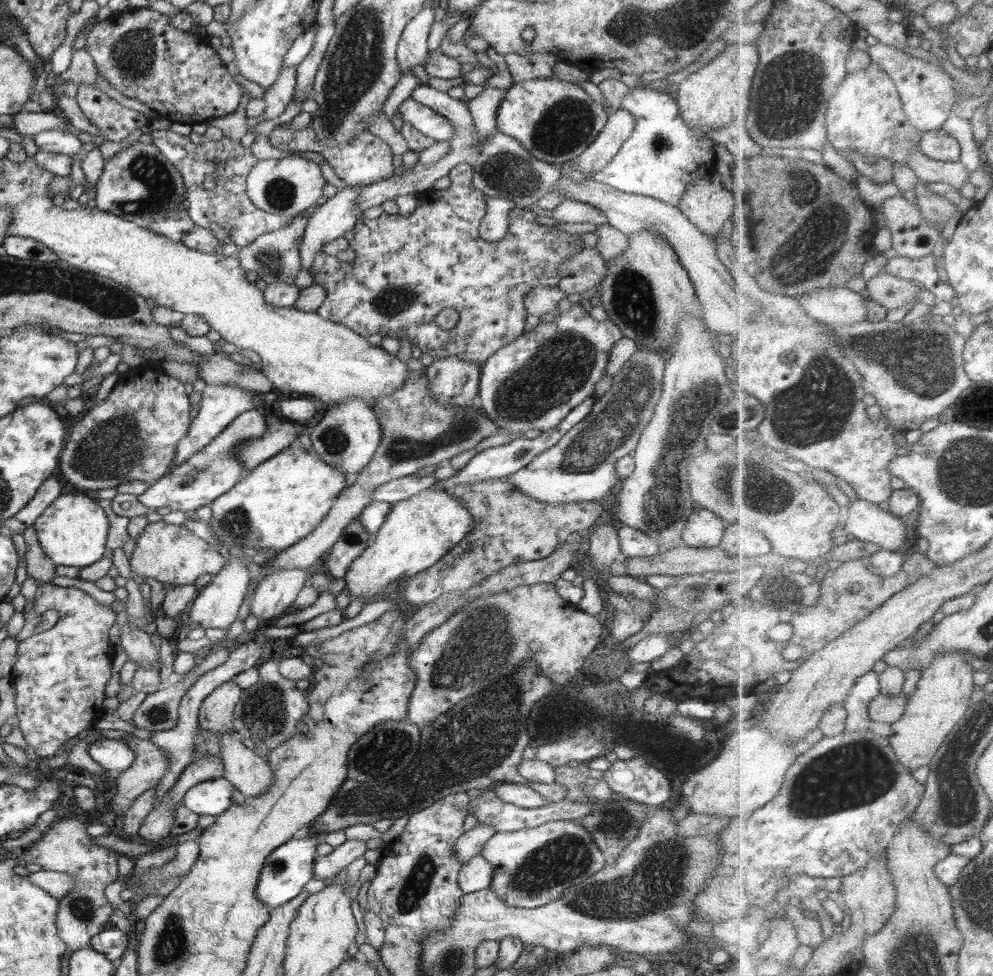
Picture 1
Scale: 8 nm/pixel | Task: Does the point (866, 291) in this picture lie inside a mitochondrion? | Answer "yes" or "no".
no

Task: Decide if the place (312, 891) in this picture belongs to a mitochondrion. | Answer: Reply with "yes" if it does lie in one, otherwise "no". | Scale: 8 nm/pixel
no

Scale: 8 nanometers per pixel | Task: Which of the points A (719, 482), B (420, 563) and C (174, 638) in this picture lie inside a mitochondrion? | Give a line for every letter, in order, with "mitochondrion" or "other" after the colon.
A: mitochondrion
B: other
C: other

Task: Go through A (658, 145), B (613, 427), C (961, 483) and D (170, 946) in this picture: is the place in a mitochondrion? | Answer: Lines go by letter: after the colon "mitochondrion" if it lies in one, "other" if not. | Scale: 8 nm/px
A: mitochondrion
B: mitochondrion
C: mitochondrion
D: mitochondrion

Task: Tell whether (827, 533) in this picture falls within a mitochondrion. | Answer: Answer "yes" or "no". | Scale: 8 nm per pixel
no

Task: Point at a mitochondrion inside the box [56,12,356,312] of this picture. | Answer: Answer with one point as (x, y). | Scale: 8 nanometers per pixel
(162, 190)

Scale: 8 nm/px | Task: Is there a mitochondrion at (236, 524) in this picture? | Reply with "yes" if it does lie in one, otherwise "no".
yes

